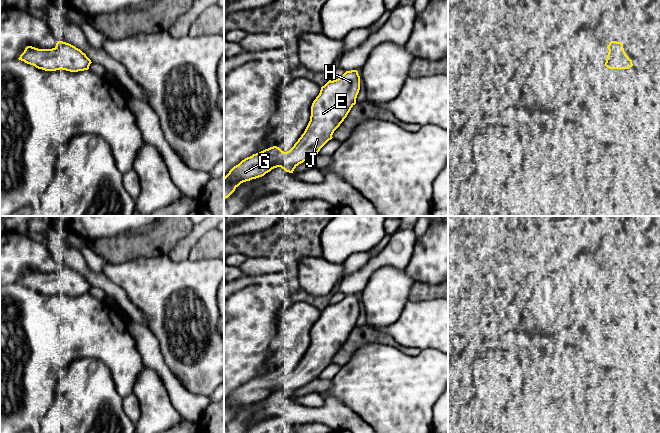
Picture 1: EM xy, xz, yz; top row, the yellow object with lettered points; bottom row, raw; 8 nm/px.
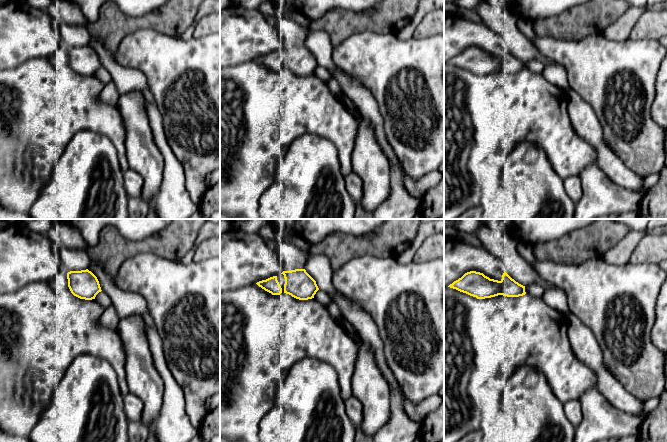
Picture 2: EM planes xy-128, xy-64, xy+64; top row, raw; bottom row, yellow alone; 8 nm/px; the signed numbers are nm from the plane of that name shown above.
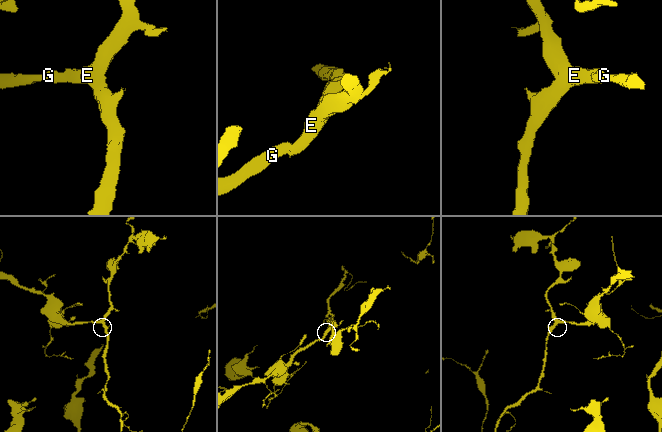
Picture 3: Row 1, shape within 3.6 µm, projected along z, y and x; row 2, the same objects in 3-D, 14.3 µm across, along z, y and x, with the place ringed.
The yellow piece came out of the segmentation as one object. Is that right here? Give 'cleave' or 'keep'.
keep

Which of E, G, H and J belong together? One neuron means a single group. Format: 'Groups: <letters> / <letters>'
Groups: E G H J

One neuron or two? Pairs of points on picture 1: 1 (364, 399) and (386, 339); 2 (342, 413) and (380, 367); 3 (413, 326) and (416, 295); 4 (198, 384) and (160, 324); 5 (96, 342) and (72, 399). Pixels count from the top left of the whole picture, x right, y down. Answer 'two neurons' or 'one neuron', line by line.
1: two neurons
2: two neurons
3: two neurons
4: one neuron
5: two neurons

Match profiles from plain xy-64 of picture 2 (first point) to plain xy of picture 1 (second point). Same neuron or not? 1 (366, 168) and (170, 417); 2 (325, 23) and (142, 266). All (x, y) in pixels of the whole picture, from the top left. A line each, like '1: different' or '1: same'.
1: same
2: different

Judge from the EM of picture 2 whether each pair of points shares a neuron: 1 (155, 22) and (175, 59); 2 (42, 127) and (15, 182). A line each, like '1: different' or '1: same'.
1: different
2: same

